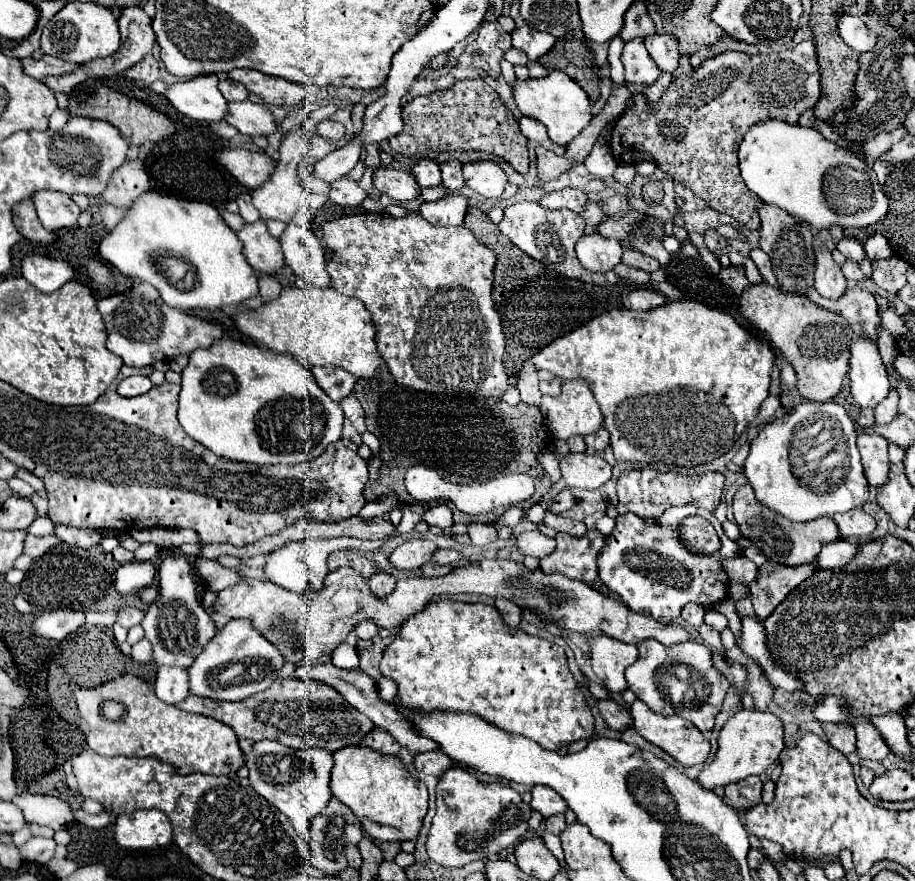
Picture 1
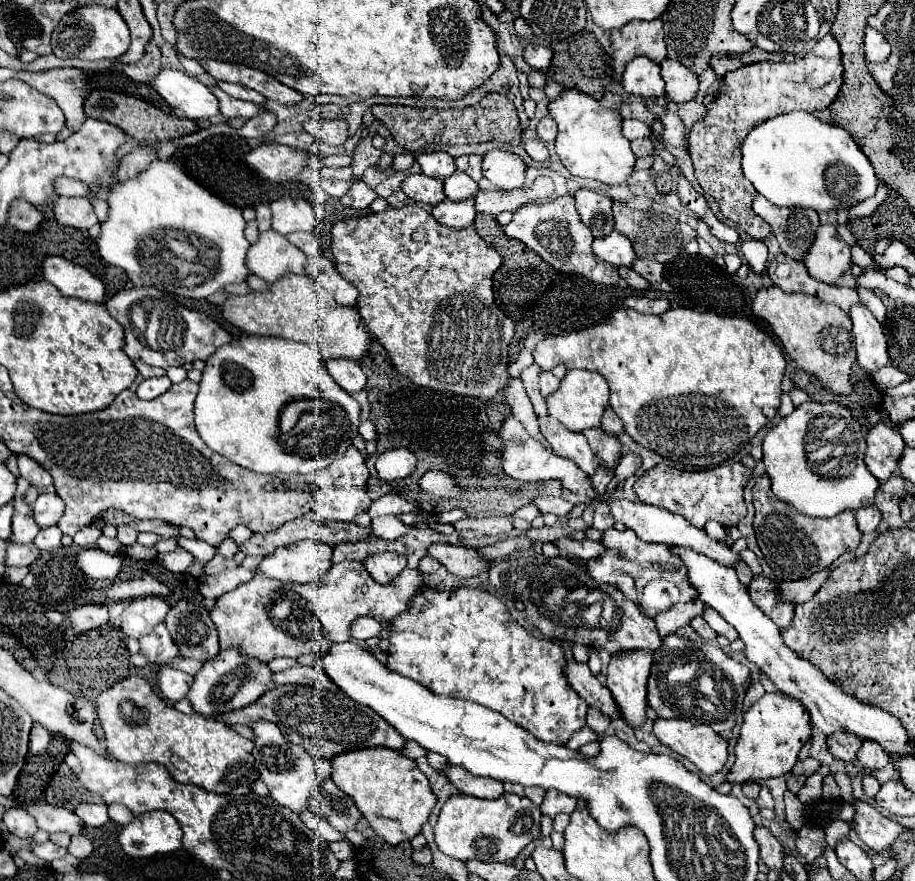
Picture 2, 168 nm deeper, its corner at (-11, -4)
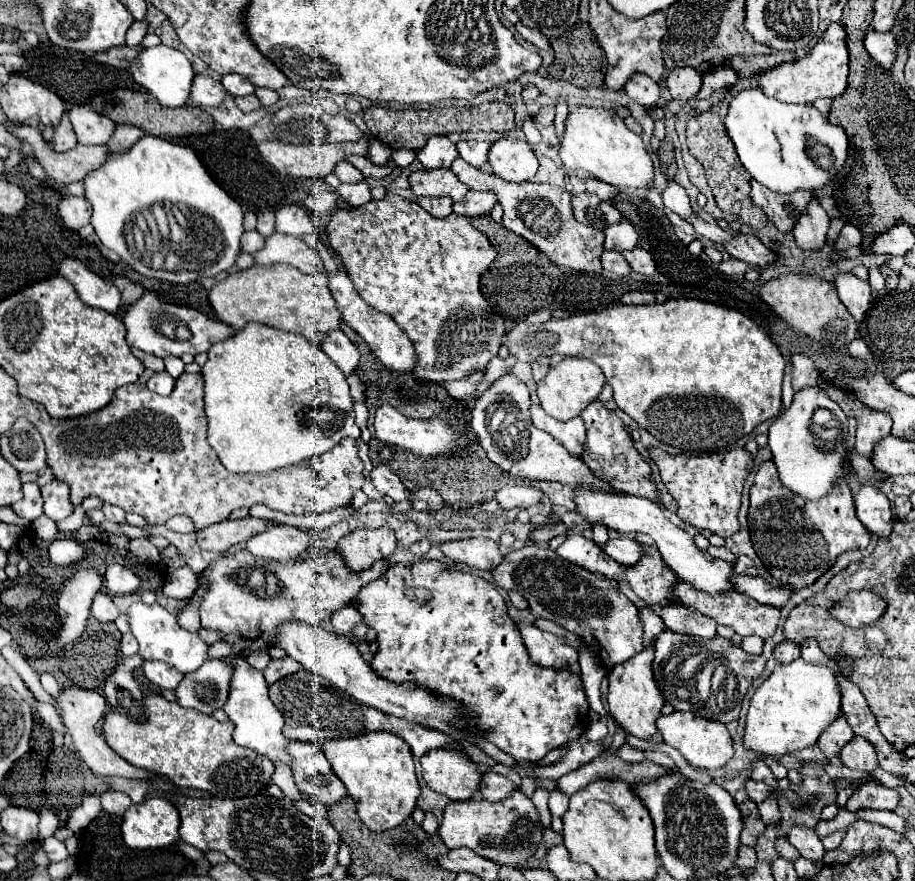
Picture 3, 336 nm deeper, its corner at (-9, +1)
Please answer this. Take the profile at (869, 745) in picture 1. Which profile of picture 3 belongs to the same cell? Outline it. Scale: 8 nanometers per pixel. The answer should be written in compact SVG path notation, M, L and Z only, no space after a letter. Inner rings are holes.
M853 737L839 753L841 761L849 769L873 773L877 769L877 753L863 737Z

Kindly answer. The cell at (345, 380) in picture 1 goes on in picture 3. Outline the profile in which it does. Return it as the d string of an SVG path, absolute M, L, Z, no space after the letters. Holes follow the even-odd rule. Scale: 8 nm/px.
M339 329L329 331L325 335L321 347L339 365L339 369L345 375L351 375L355 371L355 367L359 363L359 351L343 331L339 331Z

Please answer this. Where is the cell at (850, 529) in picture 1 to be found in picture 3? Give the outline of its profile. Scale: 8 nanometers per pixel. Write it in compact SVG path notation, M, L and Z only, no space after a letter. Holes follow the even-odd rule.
M863 485L855 493L855 509L859 521L867 527L869 533L875 533L879 539L885 539L893 531L893 515L887 497L879 487Z

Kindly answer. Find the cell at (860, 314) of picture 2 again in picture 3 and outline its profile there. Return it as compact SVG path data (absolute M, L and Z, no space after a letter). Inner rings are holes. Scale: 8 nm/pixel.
M839 273L833 279L839 299L845 303L849 313L861 323L869 305L871 305L871 289L867 281L861 281L853 273Z

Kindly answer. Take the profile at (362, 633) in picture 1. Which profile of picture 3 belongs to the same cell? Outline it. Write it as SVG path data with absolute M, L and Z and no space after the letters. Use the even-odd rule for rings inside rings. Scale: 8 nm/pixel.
M351 605L339 609L337 613L331 615L331 625L333 625L333 631L335 631L335 633L347 633L347 631L351 631L355 625L359 625L359 623L363 623L363 621L361 621L361 615L359 615L357 609L351 607Z

